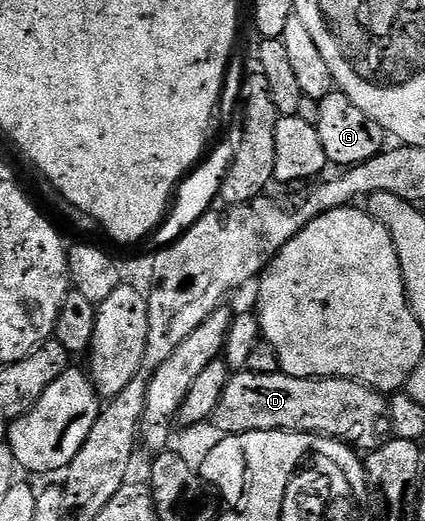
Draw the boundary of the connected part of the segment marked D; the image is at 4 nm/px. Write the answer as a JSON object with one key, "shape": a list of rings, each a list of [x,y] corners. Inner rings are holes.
{"shape":[[[237,371],[230,376],[211,418],[218,434],[247,431],[291,431],[312,433],[318,438],[334,437],[349,445],[372,451],[391,437],[389,402],[375,389],[342,377],[288,377],[280,371],[255,375]]]}

